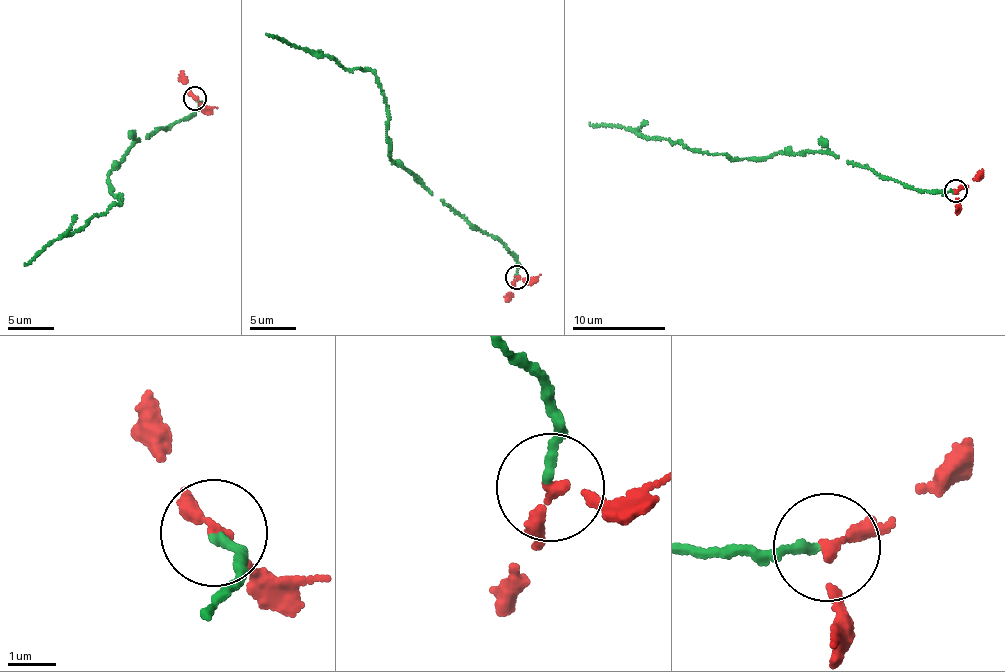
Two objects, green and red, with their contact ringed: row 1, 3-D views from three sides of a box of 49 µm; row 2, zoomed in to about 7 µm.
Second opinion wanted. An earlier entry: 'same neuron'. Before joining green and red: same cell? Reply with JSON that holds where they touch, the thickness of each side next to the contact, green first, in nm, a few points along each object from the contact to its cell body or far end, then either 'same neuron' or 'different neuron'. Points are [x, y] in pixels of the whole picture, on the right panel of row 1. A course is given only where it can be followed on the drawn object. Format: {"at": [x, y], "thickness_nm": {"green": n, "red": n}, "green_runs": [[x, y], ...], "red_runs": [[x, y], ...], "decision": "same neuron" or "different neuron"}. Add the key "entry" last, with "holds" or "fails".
{"at": [955, 191], "thickness_nm": {"green": 180, "red": 180}, "green_runs": [[955, 190], [921, 190], [808, 149], [735, 159], [589, 122]], "red_runs": [[955, 190], [968, 186], [982, 169]], "decision": "same neuron", "entry": "holds"}

